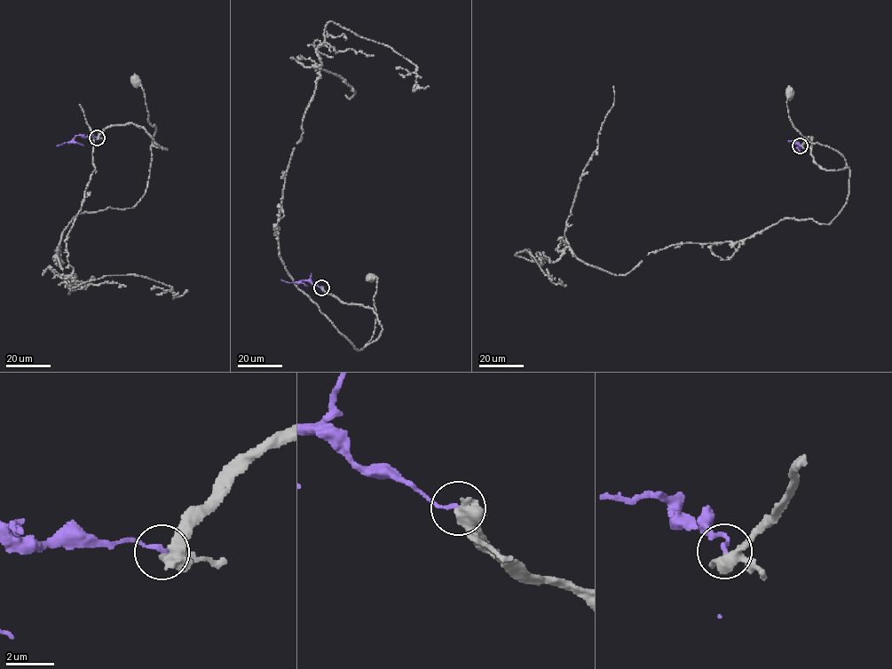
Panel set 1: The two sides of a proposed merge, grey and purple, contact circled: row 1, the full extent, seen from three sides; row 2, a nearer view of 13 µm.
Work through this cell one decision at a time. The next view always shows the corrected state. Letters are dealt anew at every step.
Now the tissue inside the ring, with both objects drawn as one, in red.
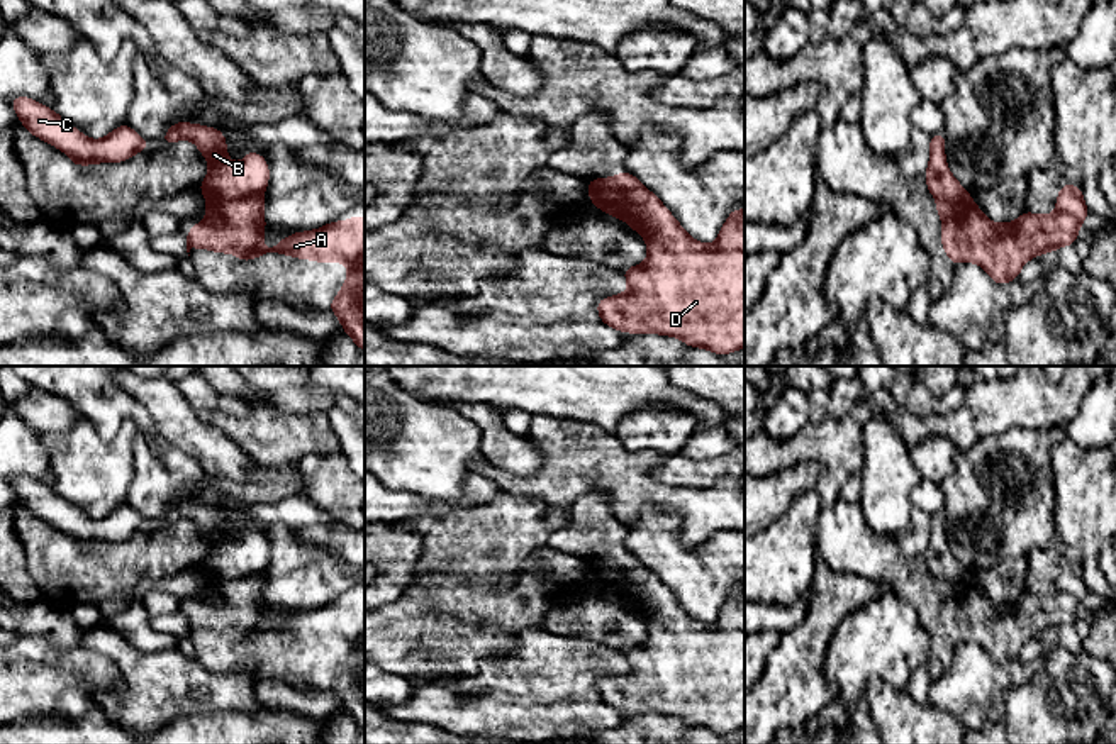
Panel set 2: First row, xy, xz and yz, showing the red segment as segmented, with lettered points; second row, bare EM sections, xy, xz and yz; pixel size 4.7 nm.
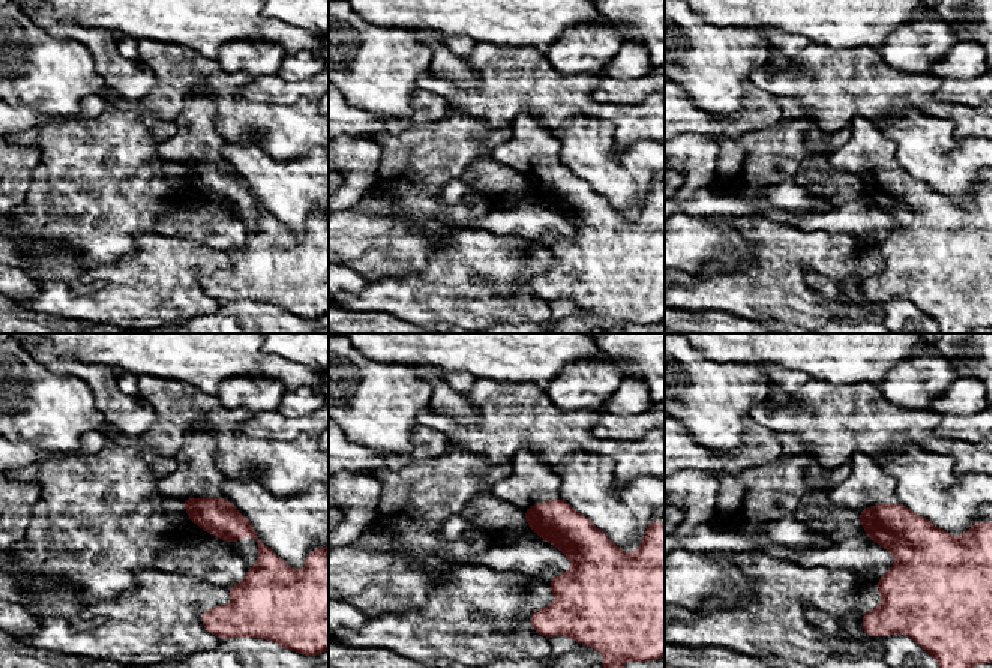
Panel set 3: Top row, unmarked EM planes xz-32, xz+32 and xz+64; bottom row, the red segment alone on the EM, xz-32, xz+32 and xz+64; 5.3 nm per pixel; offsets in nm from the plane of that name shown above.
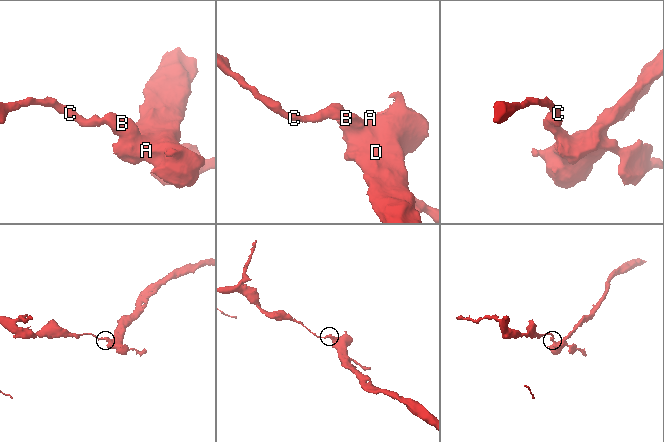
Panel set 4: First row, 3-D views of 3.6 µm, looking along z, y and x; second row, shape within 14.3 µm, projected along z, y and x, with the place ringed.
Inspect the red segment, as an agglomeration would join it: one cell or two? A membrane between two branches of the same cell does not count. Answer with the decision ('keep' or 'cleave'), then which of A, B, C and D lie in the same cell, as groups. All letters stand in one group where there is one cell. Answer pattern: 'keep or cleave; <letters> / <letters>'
cleave; A D / B C

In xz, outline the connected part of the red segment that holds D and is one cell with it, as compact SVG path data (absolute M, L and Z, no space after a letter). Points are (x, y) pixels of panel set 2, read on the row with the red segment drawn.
M622 171L599 180L604 186L619 192L629 205L644 210L636 219L611 215L628 222L648 244L648 259L621 271L629 290L597 302L600 320L619 332L680 337L685 346L704 347L716 354L731 354L745 347L745 210L734 208L716 242L706 246L690 237L634 175Z

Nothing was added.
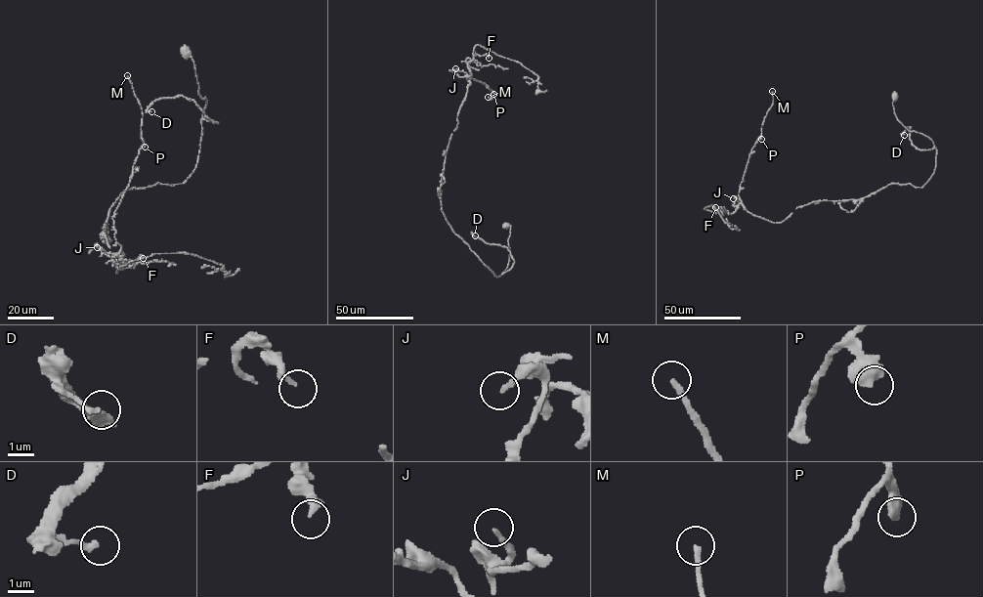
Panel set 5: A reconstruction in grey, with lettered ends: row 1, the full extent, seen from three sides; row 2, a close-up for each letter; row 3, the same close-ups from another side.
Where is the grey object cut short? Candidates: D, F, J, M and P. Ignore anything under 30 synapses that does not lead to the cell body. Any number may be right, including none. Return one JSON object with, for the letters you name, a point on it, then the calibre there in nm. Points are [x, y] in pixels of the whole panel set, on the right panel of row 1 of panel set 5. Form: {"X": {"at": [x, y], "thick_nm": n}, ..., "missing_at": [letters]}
{"M": {"at": [772, 91], "thick_nm": 200}, "missing_at": ["M"]}

